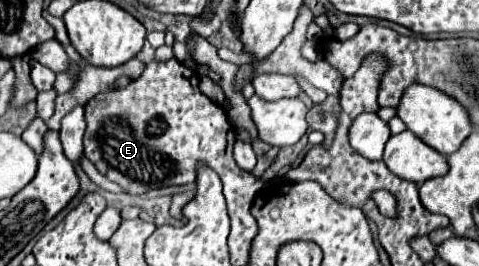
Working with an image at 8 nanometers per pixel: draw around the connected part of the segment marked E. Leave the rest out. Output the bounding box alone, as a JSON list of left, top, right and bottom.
[84,59,254,225]

